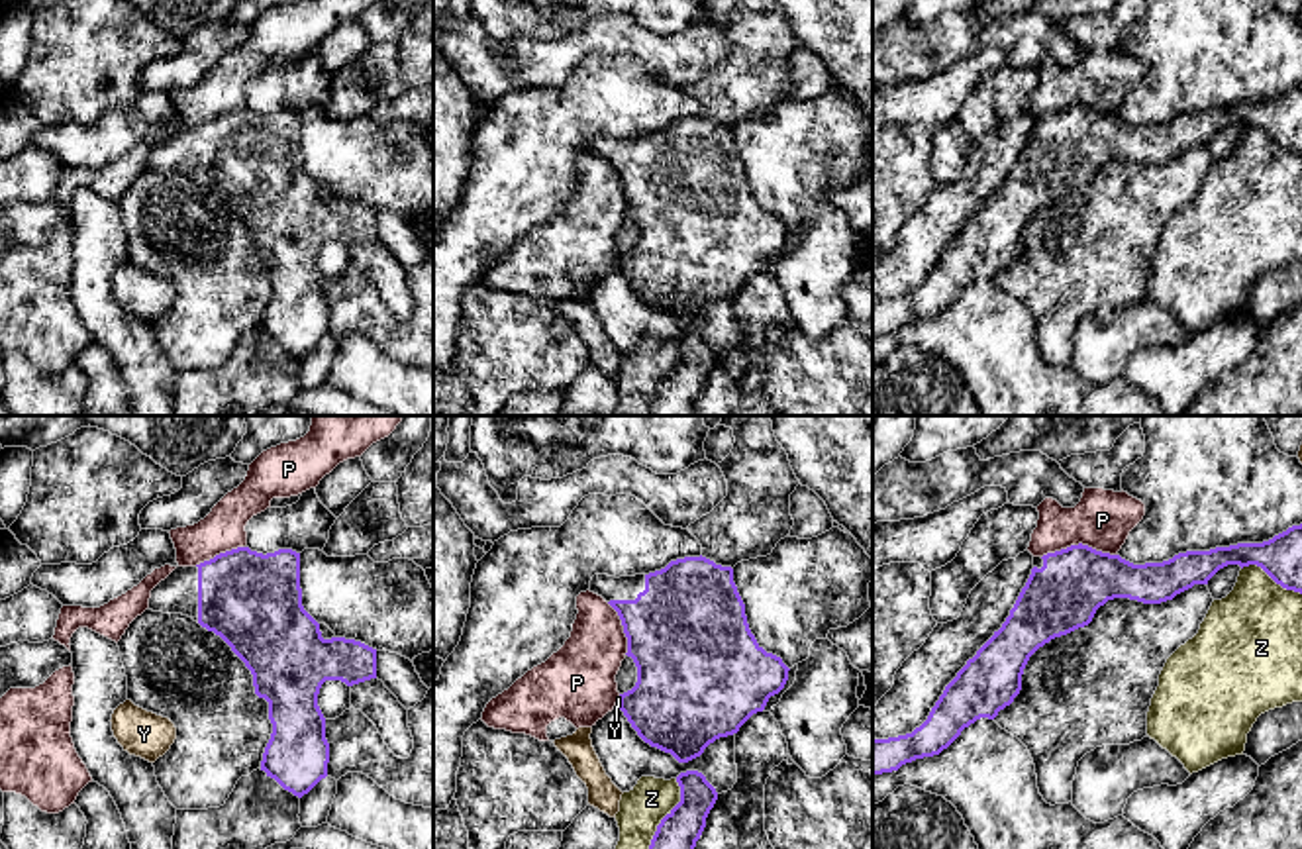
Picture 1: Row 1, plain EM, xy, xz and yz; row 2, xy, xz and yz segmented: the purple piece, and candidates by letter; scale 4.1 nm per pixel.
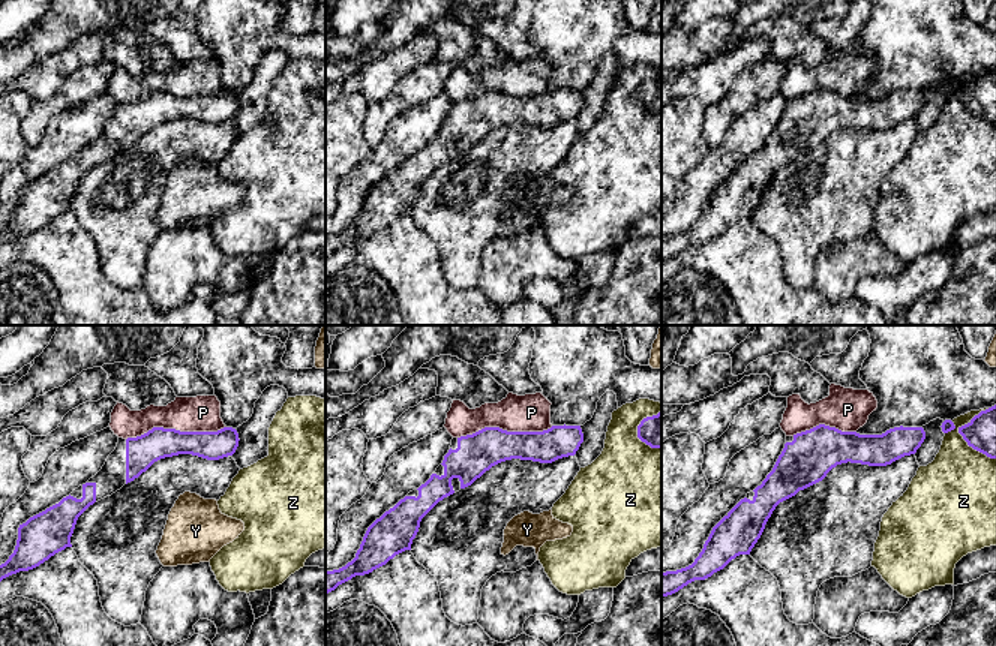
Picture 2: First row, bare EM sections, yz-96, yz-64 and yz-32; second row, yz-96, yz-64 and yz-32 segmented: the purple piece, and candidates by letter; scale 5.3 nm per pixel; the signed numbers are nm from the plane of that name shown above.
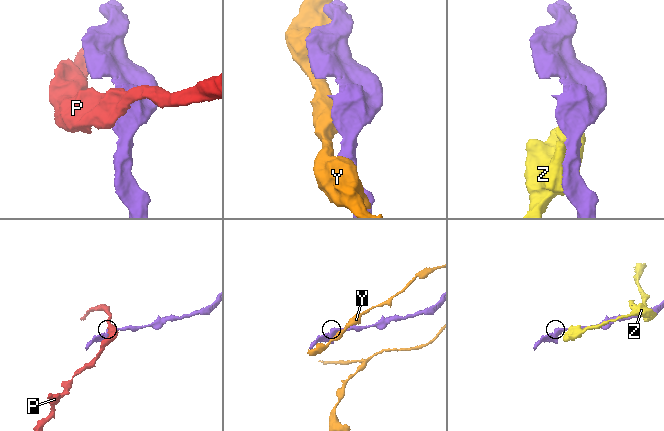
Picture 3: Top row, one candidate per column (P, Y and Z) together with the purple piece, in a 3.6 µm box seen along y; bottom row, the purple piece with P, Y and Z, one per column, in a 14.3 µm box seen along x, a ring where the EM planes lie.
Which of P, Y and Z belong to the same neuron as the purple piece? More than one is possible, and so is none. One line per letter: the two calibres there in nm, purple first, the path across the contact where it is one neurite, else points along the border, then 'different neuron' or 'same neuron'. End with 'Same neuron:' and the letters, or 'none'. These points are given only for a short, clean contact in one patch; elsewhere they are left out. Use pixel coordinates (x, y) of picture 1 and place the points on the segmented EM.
P: 300 nm thick on the purple side, 240 nm on the other; different neuron
Y: 400 nm thick on the purple side, 20 nm on the other; border along xz (618, 699), (620, 706); different neuron
Z: 160 nm thick on the purple side, 180 nm on the other; different neuron
Same neuron: none

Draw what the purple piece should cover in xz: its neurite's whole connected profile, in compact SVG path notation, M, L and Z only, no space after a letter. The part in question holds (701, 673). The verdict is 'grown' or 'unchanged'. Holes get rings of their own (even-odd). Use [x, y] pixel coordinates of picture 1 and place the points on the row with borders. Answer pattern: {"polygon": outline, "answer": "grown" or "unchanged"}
{"polygon": "M702 555L684 557L649 574L594 574L588 590L618 612L627 637L626 655L637 667L637 682L620 694L620 710L645 743L671 753L678 763L737 733L788 680L790 669L751 633L731 567Z", "answer": "grown"}

